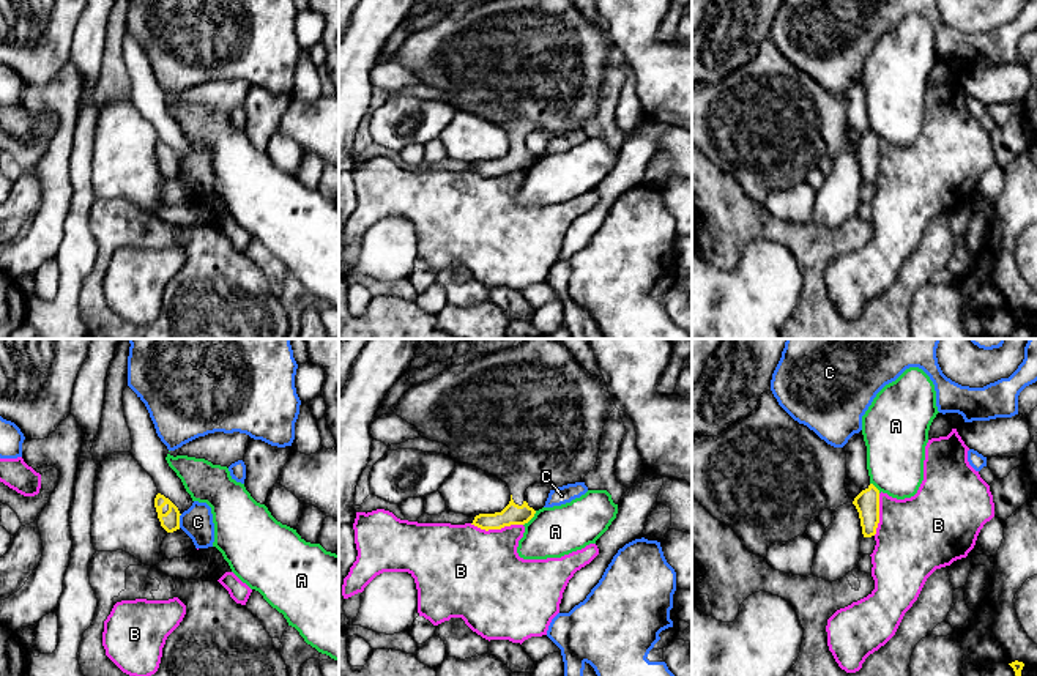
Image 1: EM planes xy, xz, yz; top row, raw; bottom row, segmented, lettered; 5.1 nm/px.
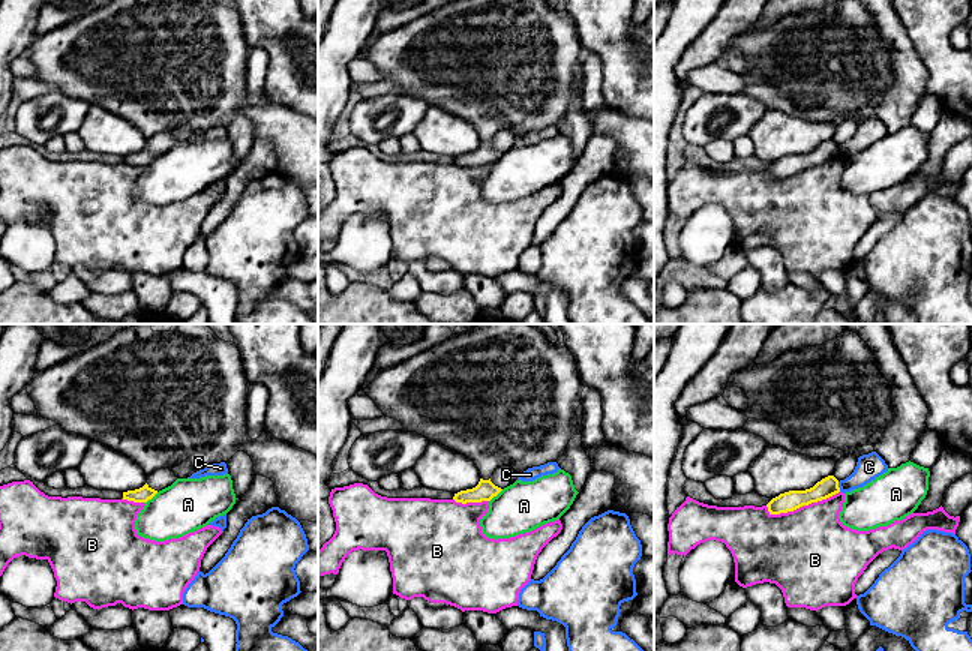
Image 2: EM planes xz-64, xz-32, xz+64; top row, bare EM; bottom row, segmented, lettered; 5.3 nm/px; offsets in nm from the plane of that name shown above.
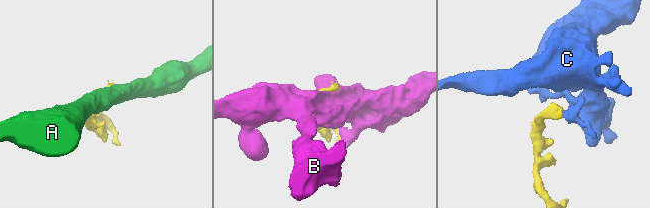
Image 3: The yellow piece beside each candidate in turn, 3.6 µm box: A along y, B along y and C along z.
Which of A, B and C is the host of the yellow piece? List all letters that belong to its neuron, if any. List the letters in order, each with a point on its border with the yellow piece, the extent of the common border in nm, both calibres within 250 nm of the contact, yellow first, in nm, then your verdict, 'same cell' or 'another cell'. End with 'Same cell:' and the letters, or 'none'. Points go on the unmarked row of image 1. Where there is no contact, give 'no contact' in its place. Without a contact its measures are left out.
A: contact xz (530, 166); length 100 nm; calibres 110 and 260 nm; another cell
B: contact xz (497, 175); length 280 nm; calibres 110 and 440 nm; another cell
C: contact xy (178, 167); length 70 nm; calibres 100 and 160 nm; another cell
Same cell: none

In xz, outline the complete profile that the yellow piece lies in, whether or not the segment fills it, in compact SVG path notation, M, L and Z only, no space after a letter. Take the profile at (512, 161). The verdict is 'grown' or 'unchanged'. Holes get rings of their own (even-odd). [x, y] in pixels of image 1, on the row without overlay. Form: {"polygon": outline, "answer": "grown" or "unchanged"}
{"polygon": "M490 0L413 32L394 61L414 72L422 85L446 91L459 110L473 112L507 131L509 151L501 159L479 161L471 170L489 178L525 172L534 164L536 158L525 148L530 132L545 131L553 137L583 129L596 113L604 72L615 55L604 22L591 22L572 0Z", "answer": "grown"}

